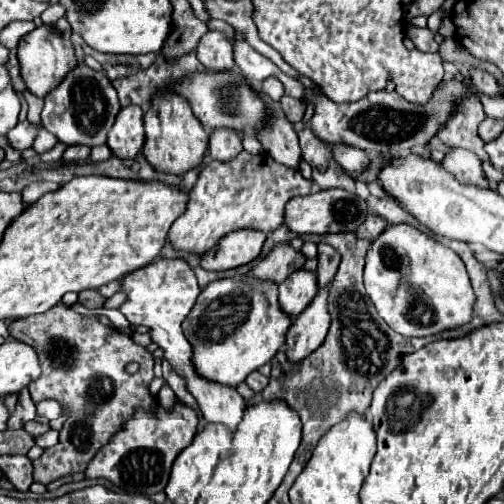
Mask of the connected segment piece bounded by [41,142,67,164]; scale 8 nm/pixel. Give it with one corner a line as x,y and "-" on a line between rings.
59,142
59,144
57,144
53,150
49,150
49,152
41,154
41,162
47,162
47,164
51,164
51,162
59,162
65,150
67,150
67,144

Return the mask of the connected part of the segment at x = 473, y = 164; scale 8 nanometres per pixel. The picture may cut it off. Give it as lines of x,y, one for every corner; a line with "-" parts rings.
449,148
449,152
445,154
441,166
457,176
459,182
463,184
471,184
471,186
477,186
477,188
491,188
487,176
485,176
485,170
481,166
481,160
469,152
469,150
461,150
461,148

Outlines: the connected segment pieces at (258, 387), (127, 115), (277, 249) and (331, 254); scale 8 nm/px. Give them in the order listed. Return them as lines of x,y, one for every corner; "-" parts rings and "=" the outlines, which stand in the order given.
257,370
255,372
251,372
249,376
247,376
247,380
245,380
245,384
253,390
253,392
261,392
263,388
265,388
265,384
269,382
269,378
267,376
263,376
263,374
259,374
=
135,104
121,108
109,132
107,146
115,156
129,158
129,156
137,156
137,152
143,148
143,142
145,142
143,110
=
287,242
275,244
269,254
253,268
253,274
257,278
271,278
277,284
281,284
289,274
299,270
305,264
305,254
301,250
295,250
=
321,242
321,244
319,244
317,260
319,260
317,280
319,280
319,286
325,286
325,284
329,284
329,282
335,278
337,268
339,268
339,262
341,262
341,254
339,254
333,246

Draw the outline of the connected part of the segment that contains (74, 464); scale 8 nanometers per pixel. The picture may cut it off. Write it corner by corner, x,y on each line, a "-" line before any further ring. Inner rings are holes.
57,304
47,312
13,320
9,334
11,338
33,346
37,352
41,376
29,384
33,402
53,398
69,412
69,418
59,432
61,448
47,448
33,460
35,482
49,484
65,474
83,472
97,450
109,442
113,432
121,430
121,424
133,416
135,408
151,408
155,404
155,396
149,394
149,384
153,380
151,352
137,346
129,336
115,328
99,324
95,318
81,316
71,308
-
129,362
139,362
141,366
133,376
125,372

